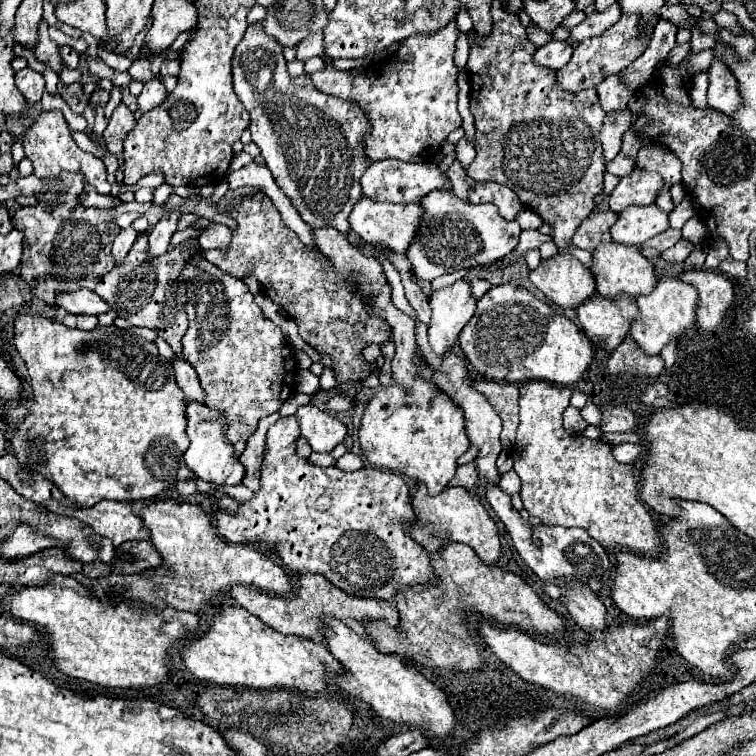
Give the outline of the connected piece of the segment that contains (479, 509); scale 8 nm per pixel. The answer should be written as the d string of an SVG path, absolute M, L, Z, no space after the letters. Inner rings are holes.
M418 483L412 495L412 507L416 513L416 521L408 527L408 535L418 541L428 553L438 553L438 549L442 549L446 543L460 541L470 545L484 563L494 563L500 557L496 523L492 521L480 499L464 487L446 487L440 495L430 497L426 493L426 487Z

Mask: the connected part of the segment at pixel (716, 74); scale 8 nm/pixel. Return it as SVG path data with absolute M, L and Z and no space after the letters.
M714 59L708 69L708 105L720 113L734 113L740 105L738 97L738 81L730 73L730 69L720 61Z

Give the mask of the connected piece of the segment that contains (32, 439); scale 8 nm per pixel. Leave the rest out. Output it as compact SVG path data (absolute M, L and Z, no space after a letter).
M18 315L14 319L14 345L16 345L20 357L24 359L24 363L28 367L30 381L32 381L34 403L32 403L30 413L22 419L20 425L16 425L16 431L10 437L12 455L18 459L18 463L26 465L32 471L42 473L50 483L54 483L64 493L64 497L70 503L90 507L90 505L94 505L96 501L102 501L102 499L114 499L114 501L150 499L150 497L156 497L162 491L174 487L176 481L194 477L194 473L186 467L186 463L182 459L182 453L190 445L188 435L186 435L186 417L184 417L186 399L184 399L182 389L176 385L172 363L158 355L158 349L156 349L154 343L144 341L140 335L136 335L136 333L132 333L128 329L118 329L114 325L110 325L110 327L98 325L92 331L80 331L80 329L68 329L62 323L50 321L50 319L40 317L40 315Z

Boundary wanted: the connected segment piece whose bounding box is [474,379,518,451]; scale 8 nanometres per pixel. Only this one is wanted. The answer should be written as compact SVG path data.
M476 379L474 387L486 395L490 405L502 417L502 449L508 451L514 445L518 427L518 385L516 383L496 383L486 379Z

